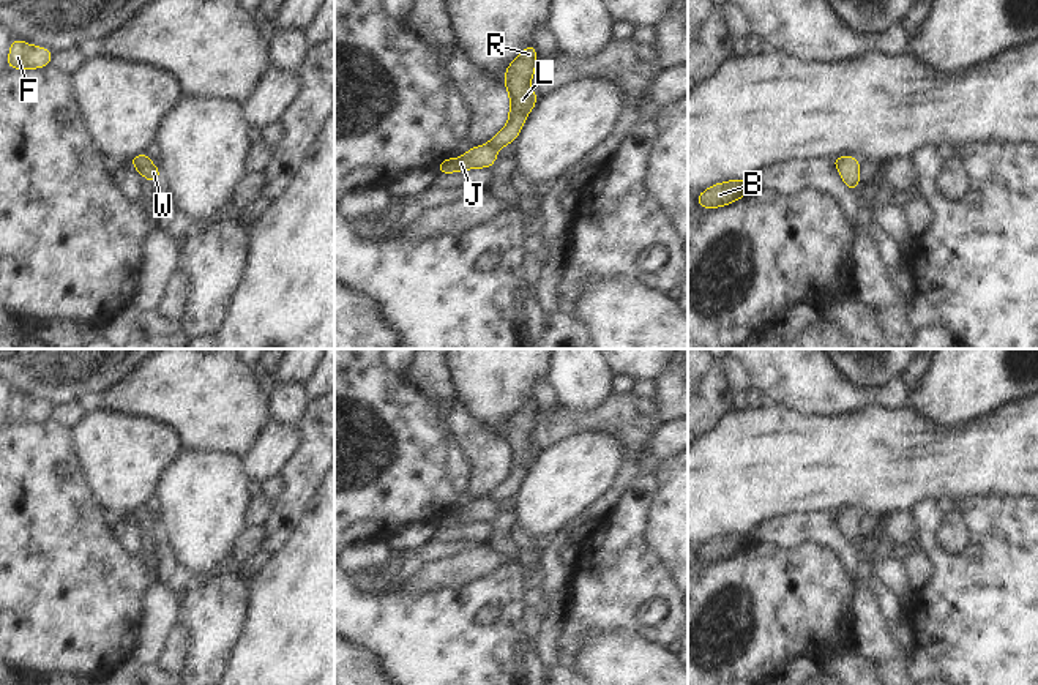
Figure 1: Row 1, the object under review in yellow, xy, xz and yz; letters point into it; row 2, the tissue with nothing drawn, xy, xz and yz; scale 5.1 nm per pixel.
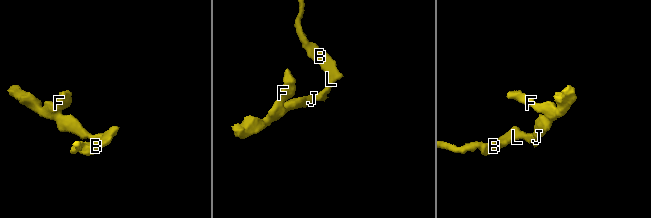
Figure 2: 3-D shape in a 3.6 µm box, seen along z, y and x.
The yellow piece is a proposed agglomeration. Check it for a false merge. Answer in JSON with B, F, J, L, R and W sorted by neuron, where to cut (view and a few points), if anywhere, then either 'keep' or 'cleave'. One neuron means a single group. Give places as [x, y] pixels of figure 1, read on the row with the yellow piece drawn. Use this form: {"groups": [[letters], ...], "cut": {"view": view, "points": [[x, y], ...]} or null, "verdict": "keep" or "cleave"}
{"groups": [["B", "L", "R", "W"], ["F", "J"]], "cut": {"view": "xz", "points": [[488, 144], [496, 150]]}, "verdict": "cleave"}

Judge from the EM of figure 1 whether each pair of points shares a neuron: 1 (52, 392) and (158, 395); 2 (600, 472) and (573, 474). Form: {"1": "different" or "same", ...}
{"1": "different", "2": "same"}

